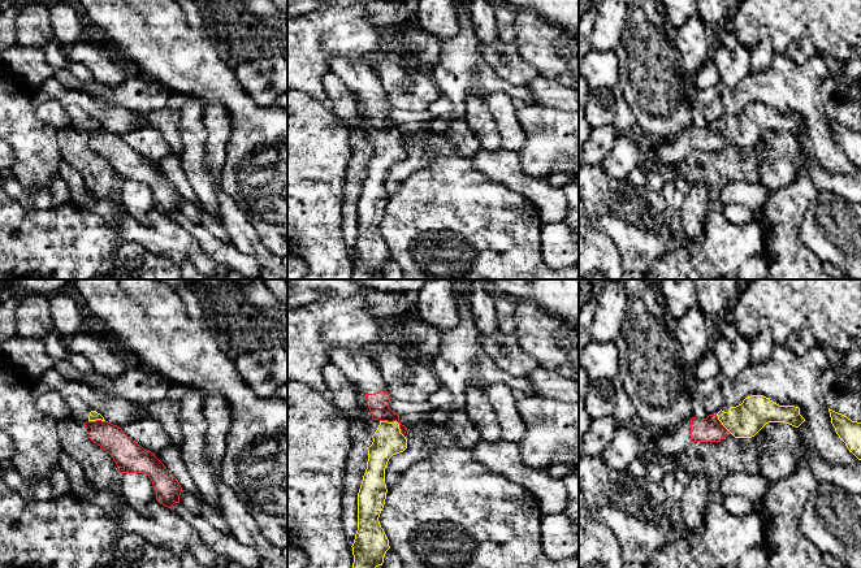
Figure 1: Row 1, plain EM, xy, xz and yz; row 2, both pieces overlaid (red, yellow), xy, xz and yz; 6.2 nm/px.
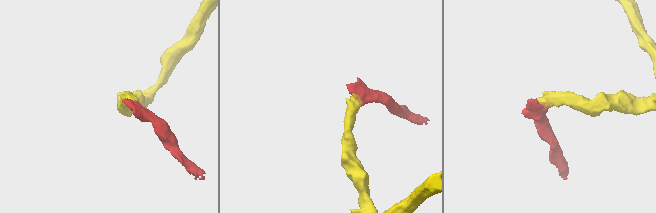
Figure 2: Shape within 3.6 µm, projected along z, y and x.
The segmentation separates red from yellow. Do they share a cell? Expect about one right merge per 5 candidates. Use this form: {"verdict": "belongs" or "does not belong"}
{"verdict": "belongs"}

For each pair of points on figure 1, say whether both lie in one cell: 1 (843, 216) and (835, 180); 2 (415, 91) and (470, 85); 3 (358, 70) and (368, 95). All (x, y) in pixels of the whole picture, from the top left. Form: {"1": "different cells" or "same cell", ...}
{"1": "different cells", "2": "different cells", "3": "same cell"}

